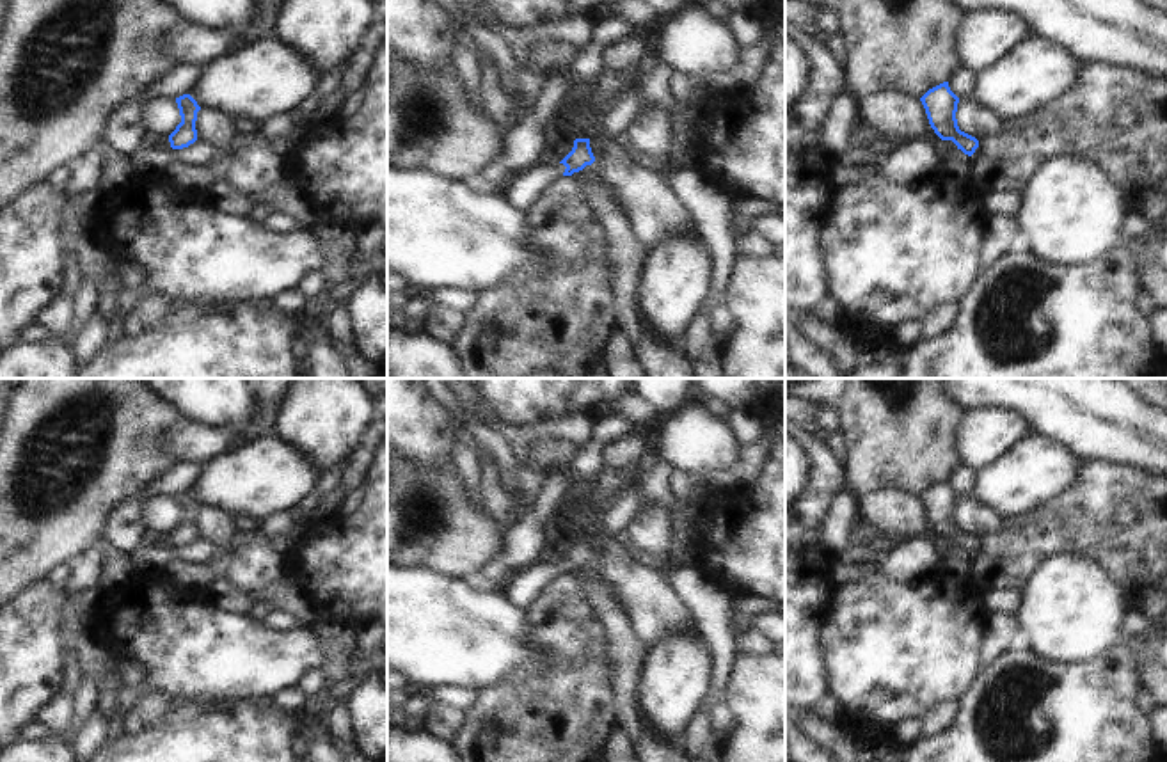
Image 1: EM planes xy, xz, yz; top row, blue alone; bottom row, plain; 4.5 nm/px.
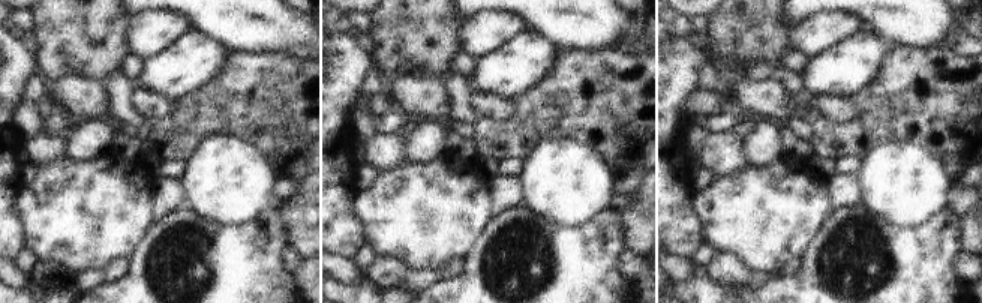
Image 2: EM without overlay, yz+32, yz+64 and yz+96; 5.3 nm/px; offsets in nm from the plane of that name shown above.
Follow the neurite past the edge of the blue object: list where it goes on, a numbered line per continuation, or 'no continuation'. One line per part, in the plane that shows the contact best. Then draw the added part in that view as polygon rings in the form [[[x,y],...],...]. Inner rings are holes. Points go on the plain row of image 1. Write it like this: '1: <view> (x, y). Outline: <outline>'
1: xz (524, 587). Outline: [[[533,563],[520,572],[508,577],[506,584],[506,599],[510,600],[512,607],[524,611],[542,591],[542,588],[563,574],[565,563]]]

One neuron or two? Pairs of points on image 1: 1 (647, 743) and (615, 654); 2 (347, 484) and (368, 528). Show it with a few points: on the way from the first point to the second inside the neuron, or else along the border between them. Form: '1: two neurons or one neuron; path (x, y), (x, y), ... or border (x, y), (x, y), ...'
1: one neuron; path (629, 722), (624, 700), (624, 675)
2: two neurons; border (368, 468), (361, 484)

